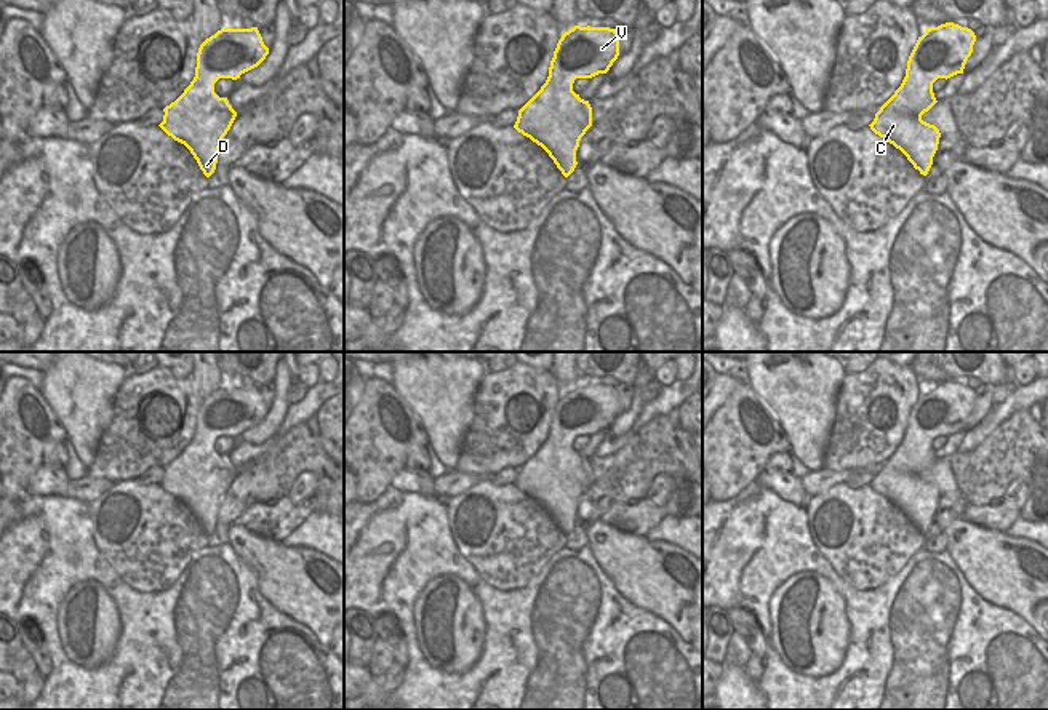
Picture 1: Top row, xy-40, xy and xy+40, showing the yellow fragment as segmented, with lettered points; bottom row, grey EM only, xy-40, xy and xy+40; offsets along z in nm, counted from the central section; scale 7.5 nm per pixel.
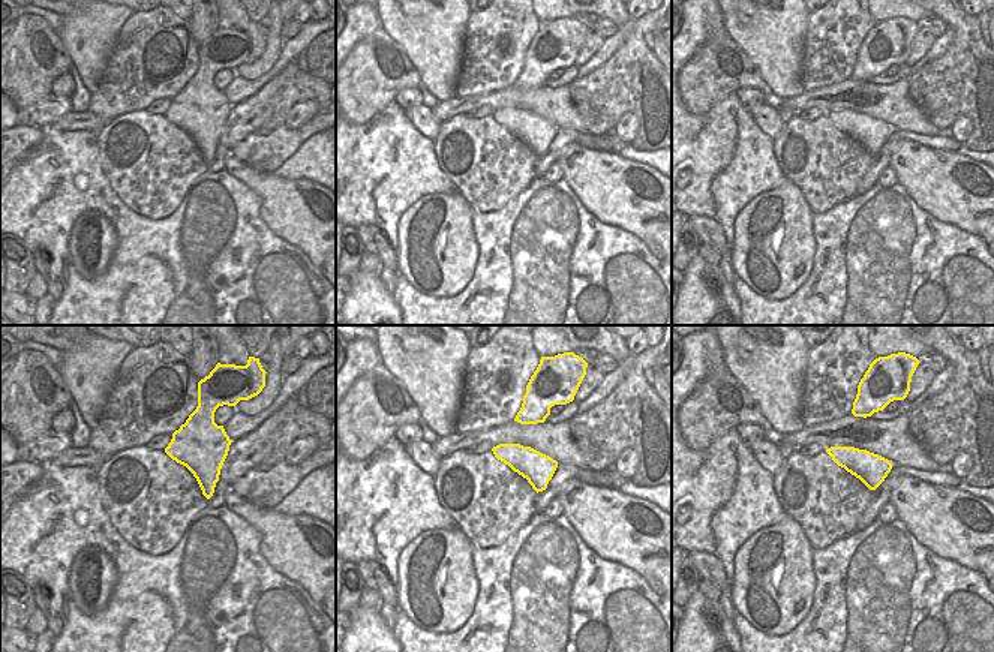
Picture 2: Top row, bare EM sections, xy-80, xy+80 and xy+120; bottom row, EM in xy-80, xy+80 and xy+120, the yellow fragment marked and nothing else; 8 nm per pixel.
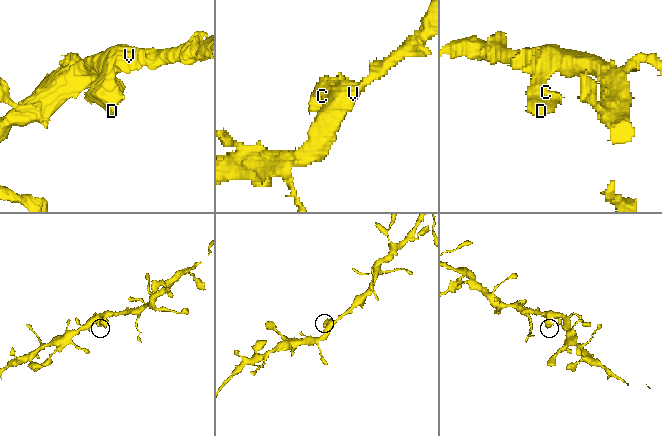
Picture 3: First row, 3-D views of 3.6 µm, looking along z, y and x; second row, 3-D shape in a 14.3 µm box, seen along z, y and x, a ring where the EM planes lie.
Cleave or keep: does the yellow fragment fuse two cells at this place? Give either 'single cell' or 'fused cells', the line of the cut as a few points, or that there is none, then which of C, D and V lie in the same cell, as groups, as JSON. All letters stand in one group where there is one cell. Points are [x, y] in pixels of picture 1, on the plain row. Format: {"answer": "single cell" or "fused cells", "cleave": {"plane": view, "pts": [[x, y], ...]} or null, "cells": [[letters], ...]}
{"answer": "single cell", "cleave": null, "cells": [["C", "D", "V"]]}

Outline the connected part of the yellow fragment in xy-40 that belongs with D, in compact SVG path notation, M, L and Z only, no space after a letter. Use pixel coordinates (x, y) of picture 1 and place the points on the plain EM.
M222 385L200 403L190 443L163 467L158 485L190 509L206 536L214 531L221 499L237 475L227 456L214 451L214 441L219 437L240 437L267 413L258 385Z

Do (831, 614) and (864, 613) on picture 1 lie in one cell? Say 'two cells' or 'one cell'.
two cells

